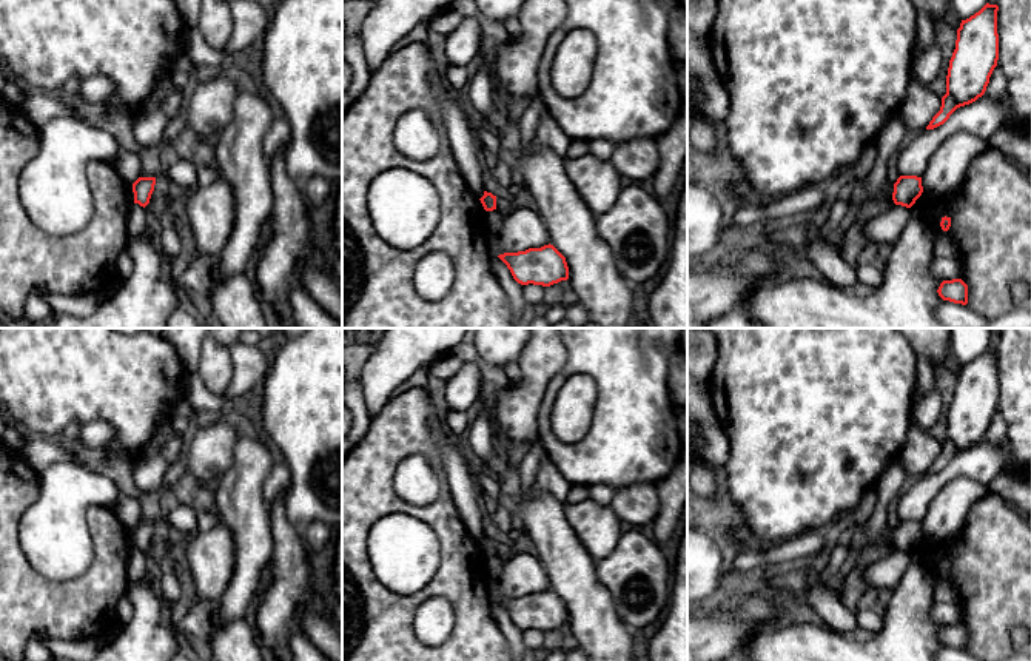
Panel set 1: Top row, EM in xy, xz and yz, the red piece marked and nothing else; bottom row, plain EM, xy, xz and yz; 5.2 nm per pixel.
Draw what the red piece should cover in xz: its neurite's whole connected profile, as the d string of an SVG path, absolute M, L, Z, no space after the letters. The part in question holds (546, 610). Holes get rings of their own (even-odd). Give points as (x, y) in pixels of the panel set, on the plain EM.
M553 592L529 593L518 598L498 601L510 615L513 624L521 630L550 632L569 624L566 602Z

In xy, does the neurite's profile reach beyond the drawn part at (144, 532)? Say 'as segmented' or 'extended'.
as segmented

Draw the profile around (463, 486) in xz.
M435 396L432 398L435 405L439 408L436 416L436 439L439 444L452 498L468 533L478 539L482 535L482 512L479 507L476 481L473 473L468 470L461 442L447 431L441 411L441 401Z

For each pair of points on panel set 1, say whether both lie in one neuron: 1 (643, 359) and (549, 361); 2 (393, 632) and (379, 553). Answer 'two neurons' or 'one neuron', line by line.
1: two neurons
2: two neurons

